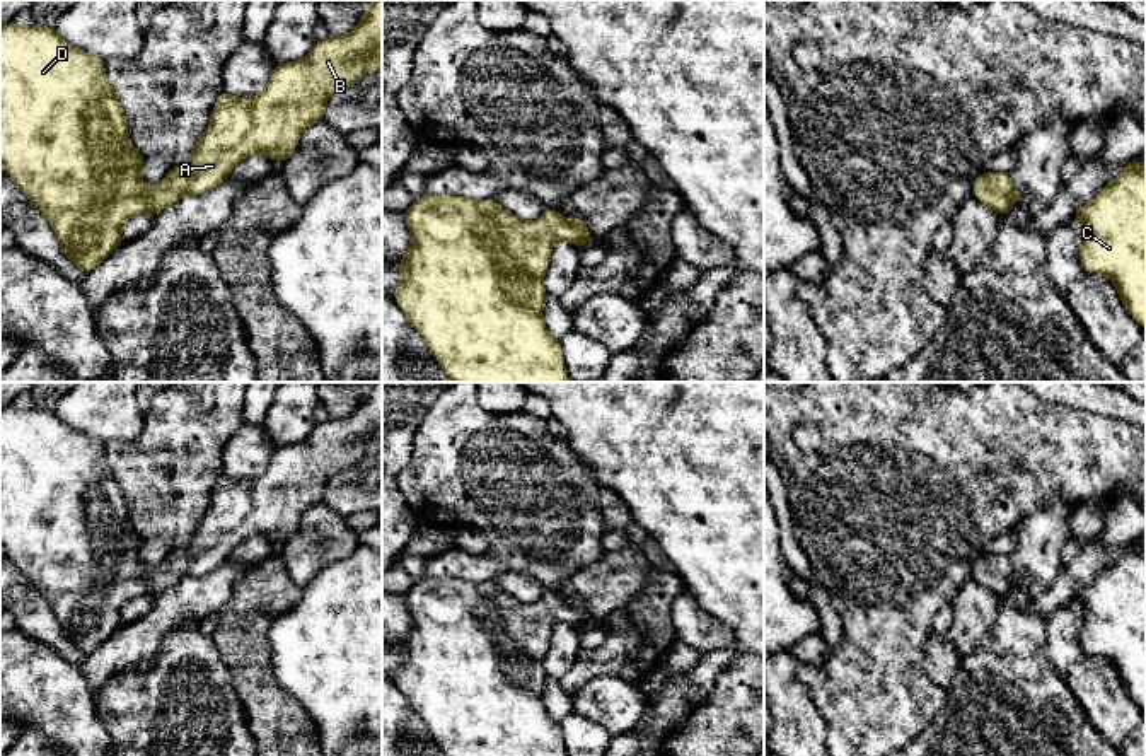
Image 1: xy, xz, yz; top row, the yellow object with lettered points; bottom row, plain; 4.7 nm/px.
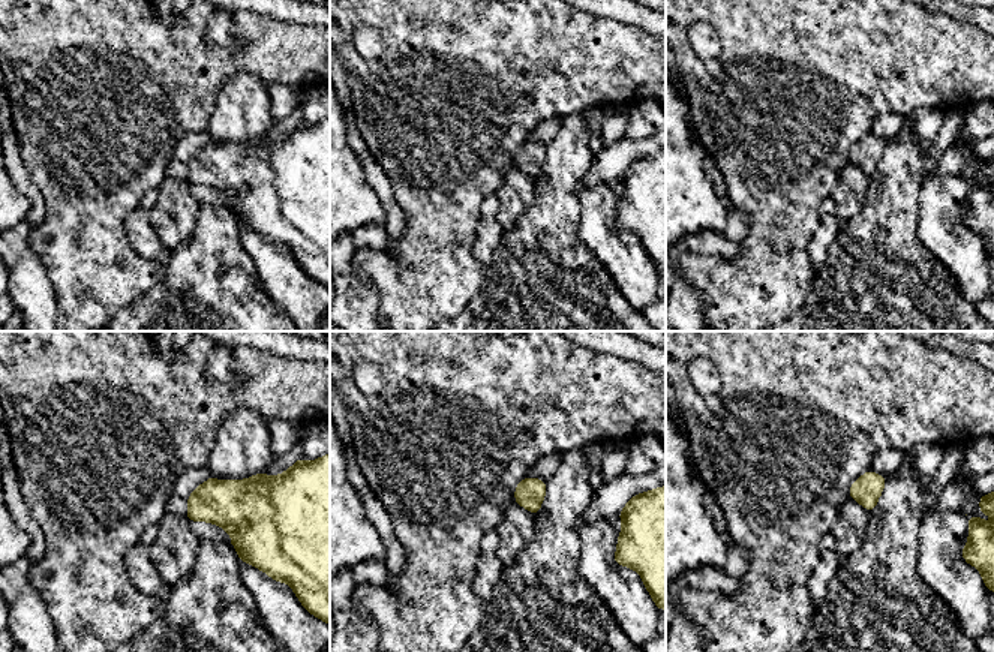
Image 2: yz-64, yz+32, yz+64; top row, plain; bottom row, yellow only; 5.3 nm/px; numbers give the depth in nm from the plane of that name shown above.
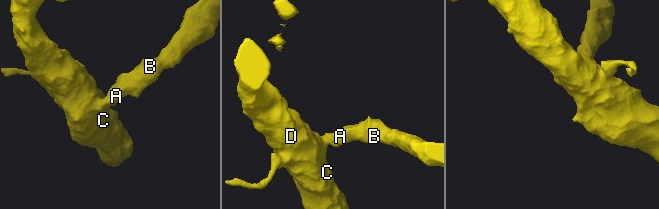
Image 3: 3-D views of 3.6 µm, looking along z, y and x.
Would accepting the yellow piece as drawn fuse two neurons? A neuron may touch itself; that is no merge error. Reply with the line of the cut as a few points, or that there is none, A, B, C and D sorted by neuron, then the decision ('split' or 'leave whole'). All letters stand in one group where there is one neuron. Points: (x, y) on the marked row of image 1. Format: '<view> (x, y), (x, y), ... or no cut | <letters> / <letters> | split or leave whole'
no cut | A B C D | leave whole

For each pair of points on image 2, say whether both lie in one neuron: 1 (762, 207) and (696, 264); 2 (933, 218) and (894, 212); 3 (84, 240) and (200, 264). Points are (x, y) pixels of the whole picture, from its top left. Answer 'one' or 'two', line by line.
1: one
2: two
3: two

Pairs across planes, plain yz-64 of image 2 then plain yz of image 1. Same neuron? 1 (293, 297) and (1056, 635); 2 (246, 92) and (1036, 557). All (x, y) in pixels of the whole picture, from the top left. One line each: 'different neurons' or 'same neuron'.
1: same neuron
2: same neuron

